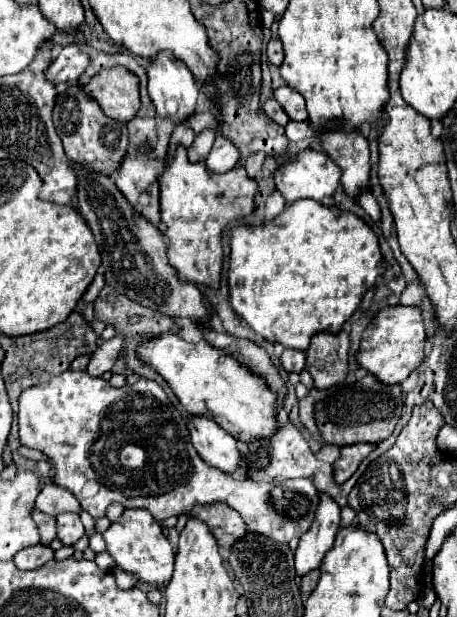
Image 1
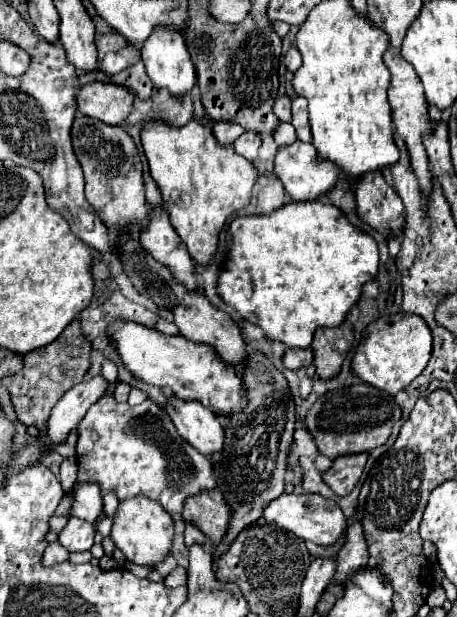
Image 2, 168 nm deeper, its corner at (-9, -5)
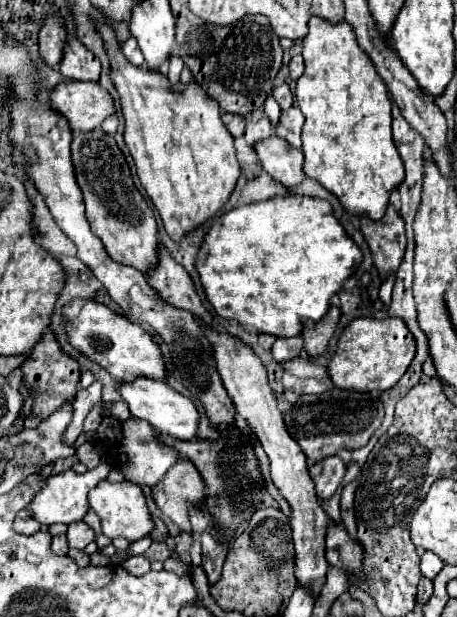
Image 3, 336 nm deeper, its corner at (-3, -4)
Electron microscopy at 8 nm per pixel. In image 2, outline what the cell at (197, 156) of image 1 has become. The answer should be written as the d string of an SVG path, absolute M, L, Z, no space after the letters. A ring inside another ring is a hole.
M214 122L212 124L212 134L220 146L230 146L242 132L244 132L242 126L236 126L230 122Z

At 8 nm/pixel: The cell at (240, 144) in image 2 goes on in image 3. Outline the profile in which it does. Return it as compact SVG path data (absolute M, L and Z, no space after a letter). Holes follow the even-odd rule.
M256 109L254 113L250 113L246 117L246 141L248 145L252 145L254 141L262 139L262 137L270 137L272 133L272 123L268 119L268 115L264 113L264 109Z

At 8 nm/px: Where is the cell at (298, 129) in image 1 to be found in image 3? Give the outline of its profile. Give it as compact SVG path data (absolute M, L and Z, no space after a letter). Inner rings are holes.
M272 95L266 99L266 103L264 103L264 109L266 109L266 115L272 119L272 127L276 127L276 123L278 123L278 117L280 117L280 107L278 107L278 103L276 103L276 99L274 99Z

